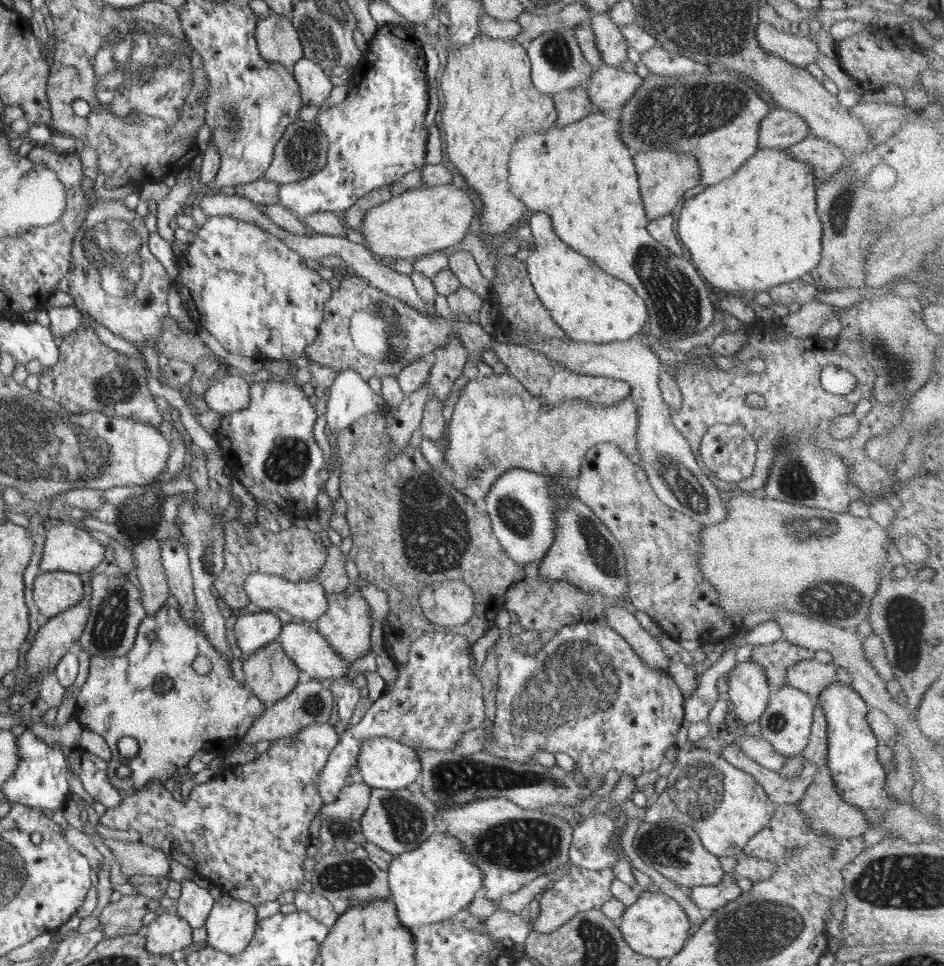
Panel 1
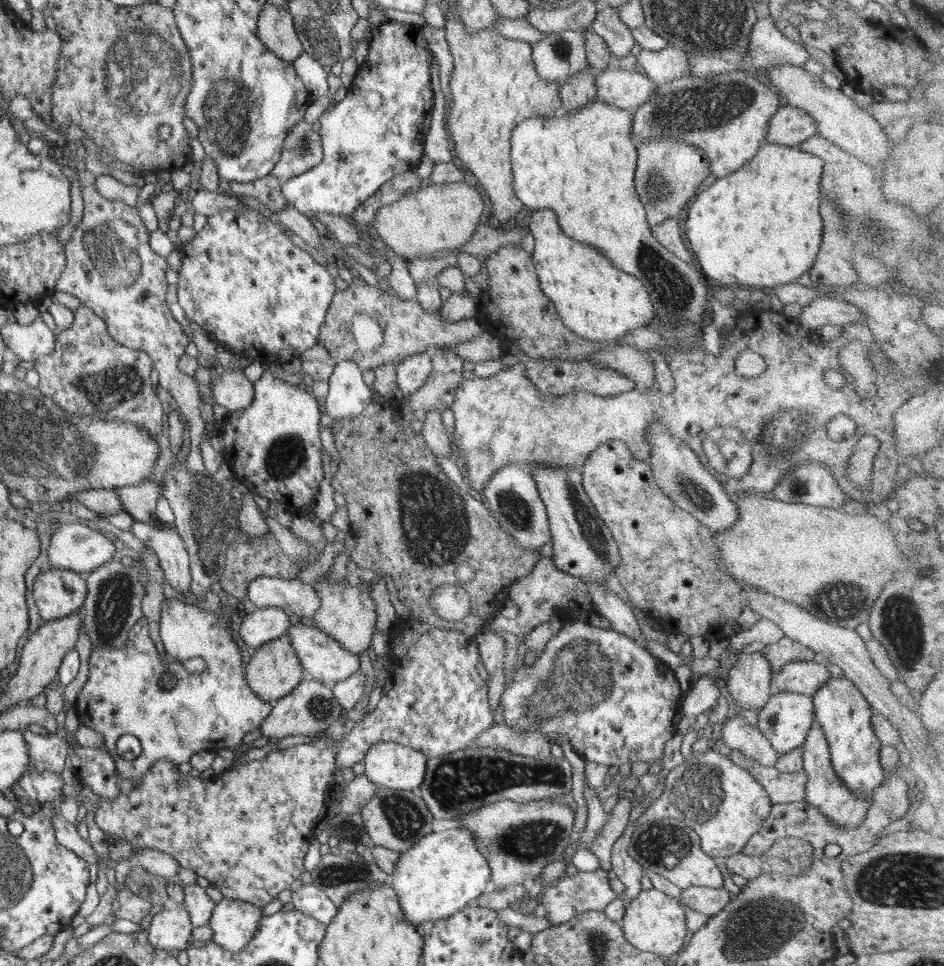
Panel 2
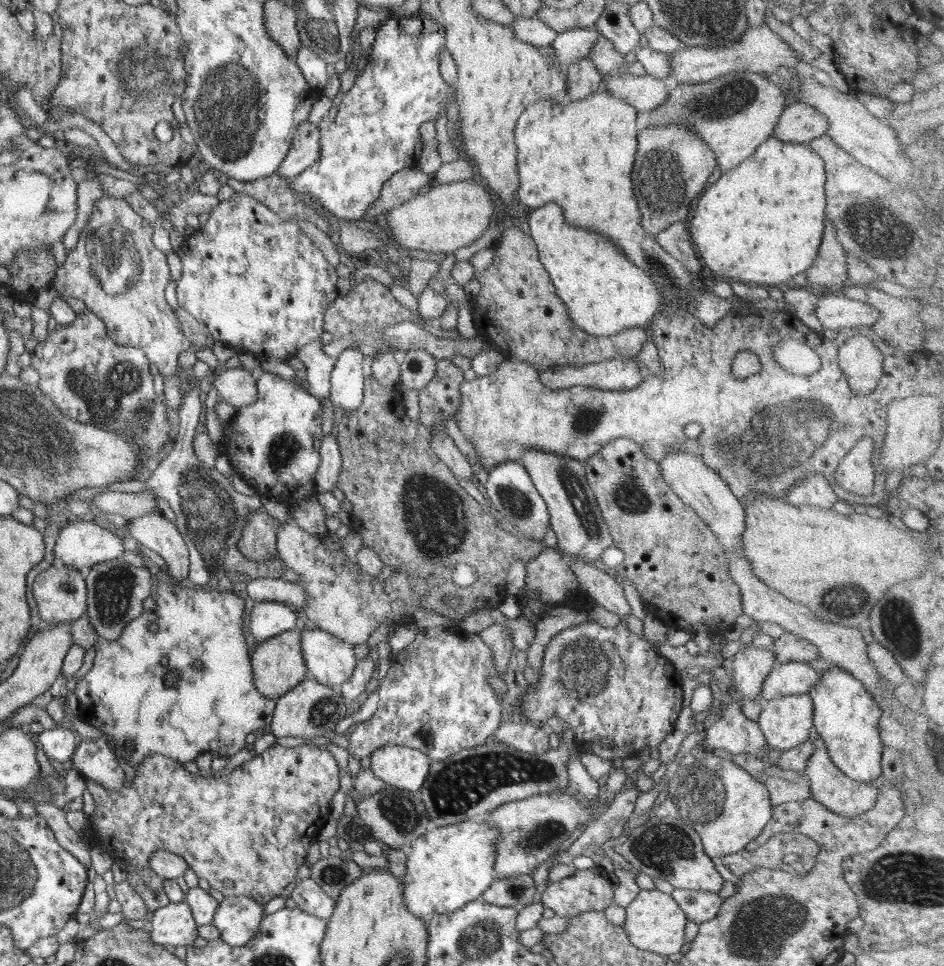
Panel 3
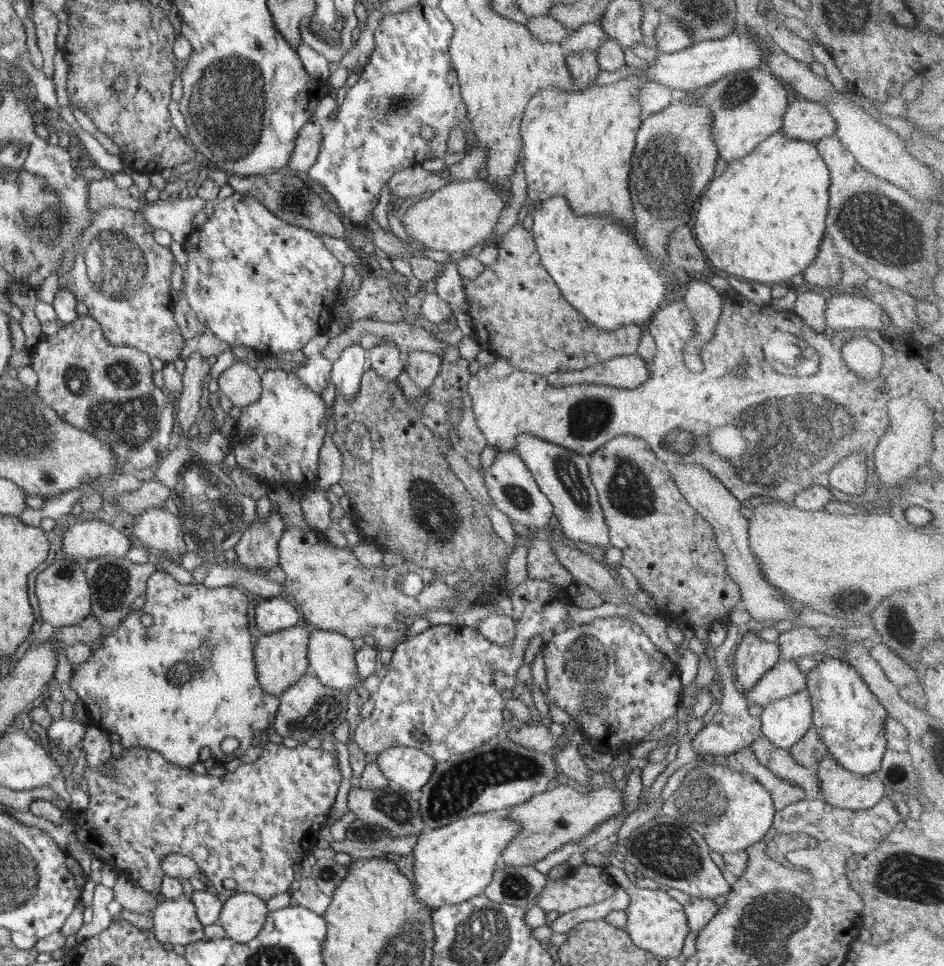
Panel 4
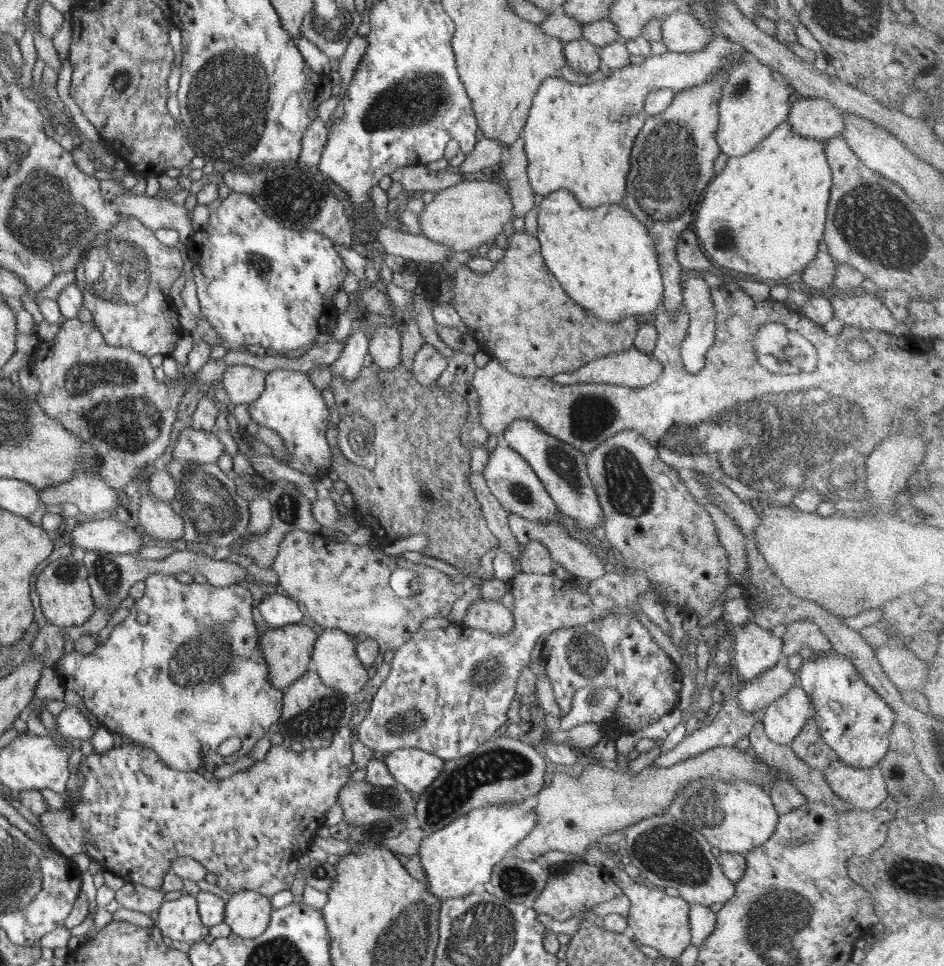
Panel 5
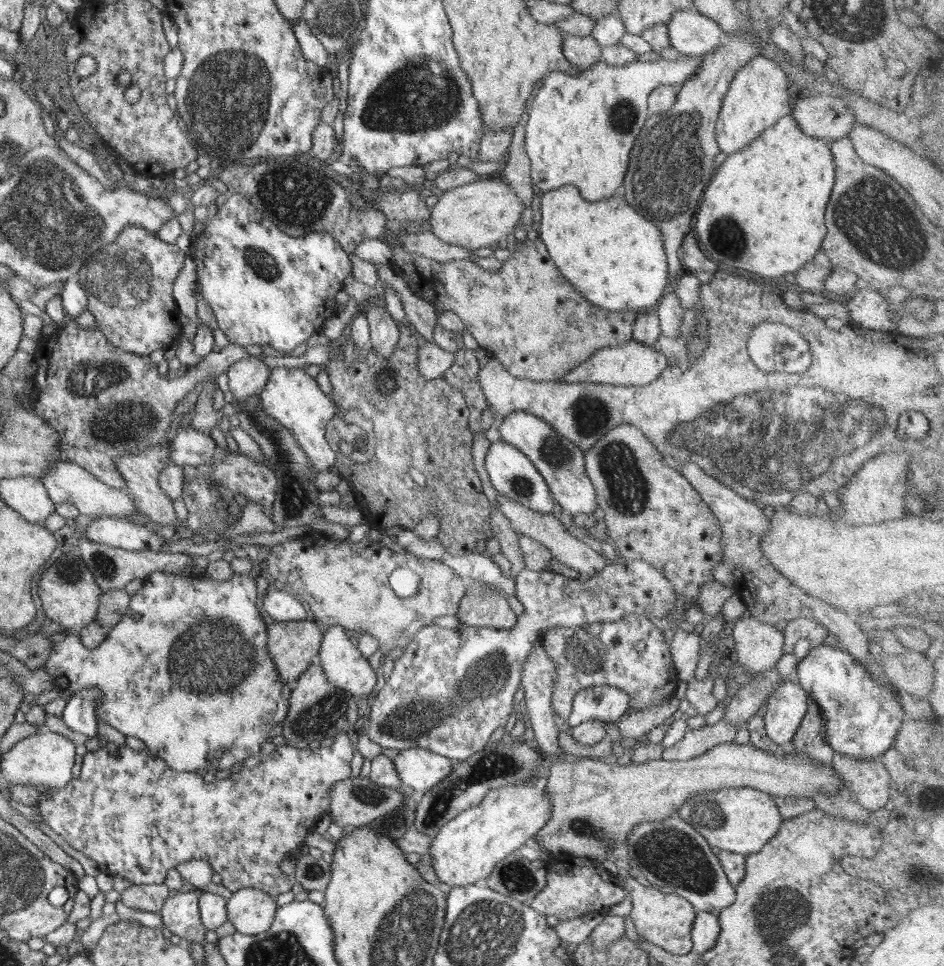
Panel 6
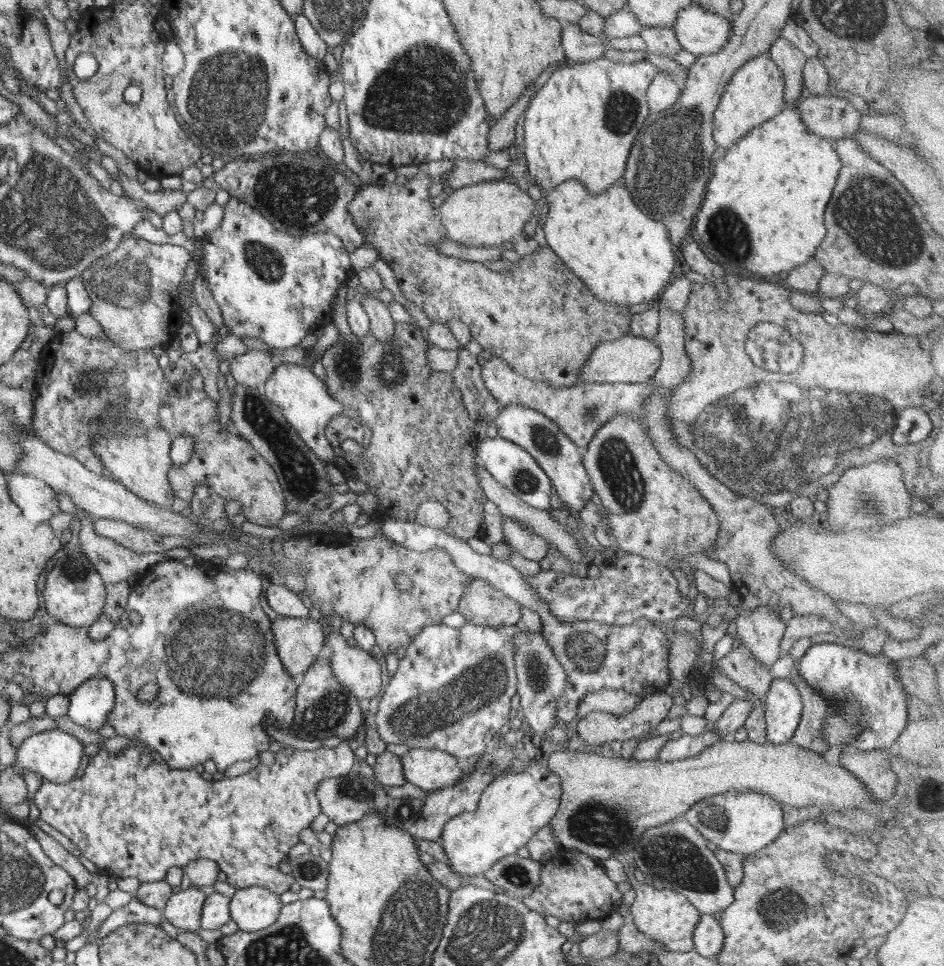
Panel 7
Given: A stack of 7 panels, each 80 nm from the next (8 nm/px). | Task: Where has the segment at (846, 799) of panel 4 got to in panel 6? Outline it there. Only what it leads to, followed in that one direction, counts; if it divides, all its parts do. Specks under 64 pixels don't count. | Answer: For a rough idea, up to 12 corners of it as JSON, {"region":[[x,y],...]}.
{"region":[[835,753],[832,767],[857,803],[887,805],[891,776],[882,756]]}

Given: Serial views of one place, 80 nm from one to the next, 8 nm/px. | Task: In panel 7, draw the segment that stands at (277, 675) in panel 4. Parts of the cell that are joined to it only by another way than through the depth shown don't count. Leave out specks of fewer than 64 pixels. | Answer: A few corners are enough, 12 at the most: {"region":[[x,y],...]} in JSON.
{"region":[[309,617],[270,627],[282,666],[300,685],[326,642]]}

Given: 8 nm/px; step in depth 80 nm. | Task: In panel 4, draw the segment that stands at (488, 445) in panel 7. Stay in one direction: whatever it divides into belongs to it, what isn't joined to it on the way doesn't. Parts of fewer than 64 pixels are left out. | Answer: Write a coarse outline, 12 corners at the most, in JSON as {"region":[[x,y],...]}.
{"region":[[518,453],[483,474],[498,510],[541,533],[554,507]]}

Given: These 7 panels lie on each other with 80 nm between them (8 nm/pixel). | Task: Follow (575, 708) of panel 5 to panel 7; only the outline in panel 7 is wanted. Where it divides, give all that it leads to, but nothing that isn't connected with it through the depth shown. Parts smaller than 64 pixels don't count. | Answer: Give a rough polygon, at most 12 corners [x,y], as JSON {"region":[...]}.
{"region":[[624,689],[589,691],[577,720],[592,711],[632,712],[643,699]]}

